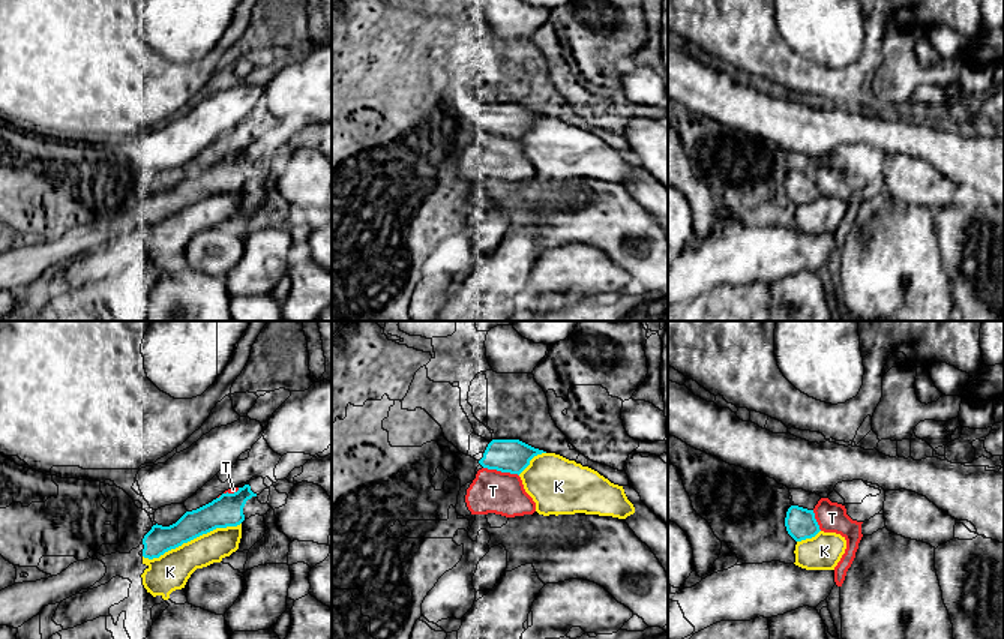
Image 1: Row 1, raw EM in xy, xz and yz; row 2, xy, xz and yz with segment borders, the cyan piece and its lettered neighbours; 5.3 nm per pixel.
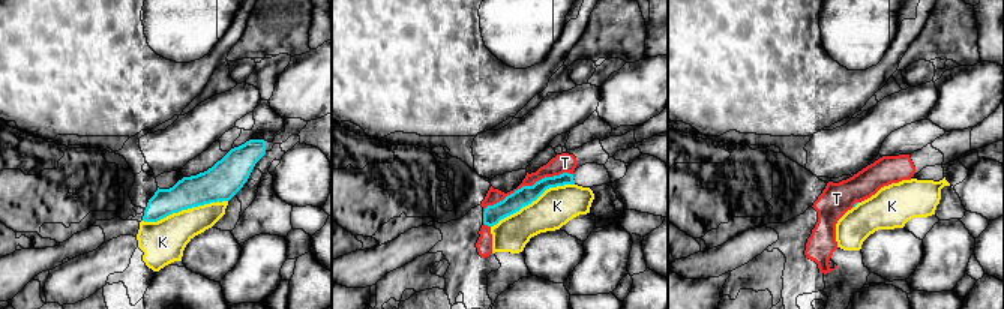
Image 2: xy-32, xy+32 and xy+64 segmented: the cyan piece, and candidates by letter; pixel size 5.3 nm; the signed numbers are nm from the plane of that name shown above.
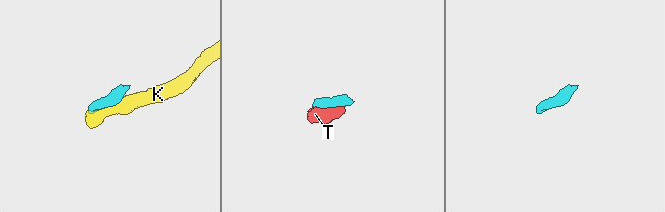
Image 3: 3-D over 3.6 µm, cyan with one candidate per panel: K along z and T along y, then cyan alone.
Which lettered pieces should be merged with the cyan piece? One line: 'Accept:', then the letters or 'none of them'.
Accept: T

